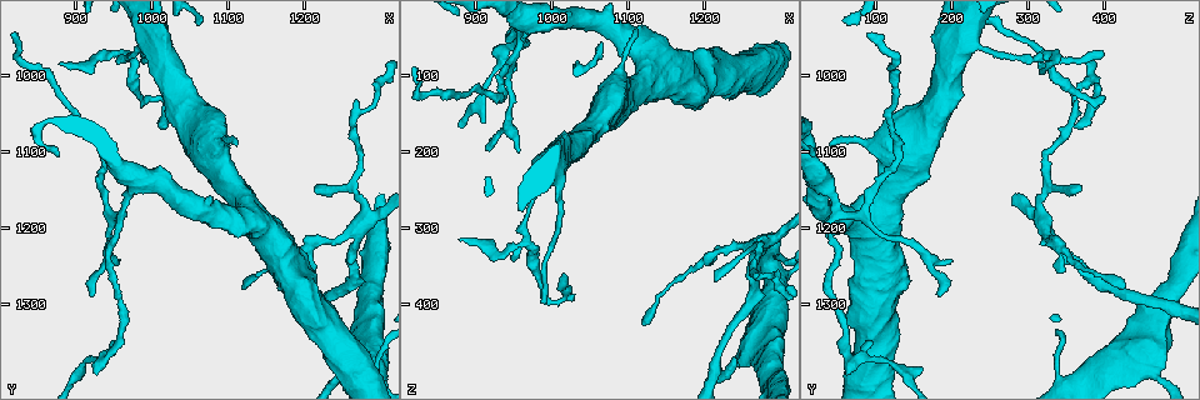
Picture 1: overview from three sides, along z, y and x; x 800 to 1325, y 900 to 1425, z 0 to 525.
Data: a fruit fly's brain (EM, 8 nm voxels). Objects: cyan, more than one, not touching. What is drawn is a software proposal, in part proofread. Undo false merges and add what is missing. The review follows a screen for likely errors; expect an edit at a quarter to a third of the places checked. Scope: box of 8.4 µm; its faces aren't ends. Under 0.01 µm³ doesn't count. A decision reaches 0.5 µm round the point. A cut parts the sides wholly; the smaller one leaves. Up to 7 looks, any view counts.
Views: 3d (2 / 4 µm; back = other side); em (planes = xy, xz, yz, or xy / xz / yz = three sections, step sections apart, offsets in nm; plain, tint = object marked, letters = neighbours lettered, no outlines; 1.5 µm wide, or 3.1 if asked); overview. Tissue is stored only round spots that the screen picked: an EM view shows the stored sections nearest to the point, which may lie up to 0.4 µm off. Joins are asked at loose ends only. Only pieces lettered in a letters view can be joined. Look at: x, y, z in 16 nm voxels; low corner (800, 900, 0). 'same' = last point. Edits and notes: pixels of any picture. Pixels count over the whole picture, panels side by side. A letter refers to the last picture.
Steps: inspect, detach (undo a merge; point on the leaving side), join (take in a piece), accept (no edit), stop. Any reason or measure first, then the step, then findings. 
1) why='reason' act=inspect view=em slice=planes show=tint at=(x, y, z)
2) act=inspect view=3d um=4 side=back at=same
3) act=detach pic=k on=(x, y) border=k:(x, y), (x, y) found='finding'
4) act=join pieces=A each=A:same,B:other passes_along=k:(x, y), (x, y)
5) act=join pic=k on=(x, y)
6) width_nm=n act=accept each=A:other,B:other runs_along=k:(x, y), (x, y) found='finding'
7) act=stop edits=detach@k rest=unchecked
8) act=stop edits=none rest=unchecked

why='thick end' act=inspect view=3d um=4 at=(1090, 1050, 135)

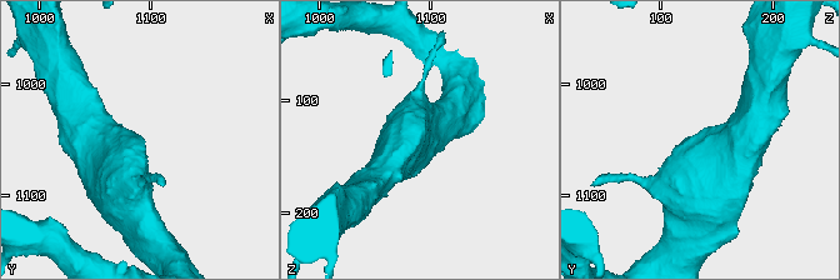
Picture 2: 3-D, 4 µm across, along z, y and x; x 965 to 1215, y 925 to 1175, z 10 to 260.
why='need the tissue' act=inspect view=em slice=planes show=letters at=(1092, 1048, 134)

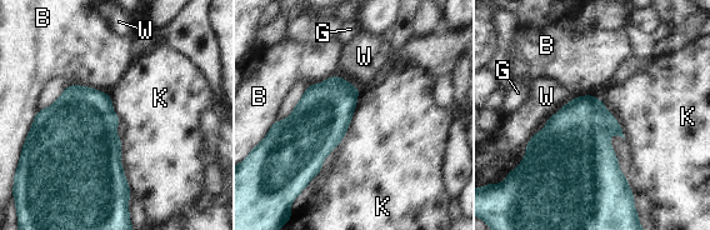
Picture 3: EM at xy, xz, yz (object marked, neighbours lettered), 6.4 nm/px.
act=accept each=B:other,G:other,K:other,W:other found='no lettered piece goes on from it'

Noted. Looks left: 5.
why='an open end' act=inspect view=em slice=xz step=8 show=tint at=(1110, 1095, 35)

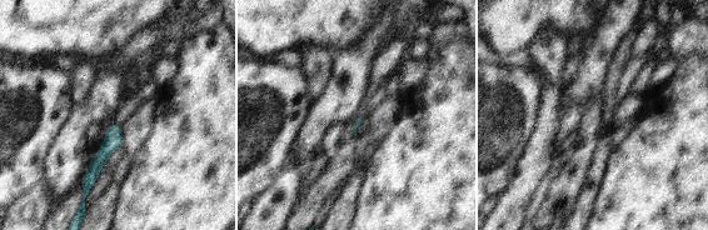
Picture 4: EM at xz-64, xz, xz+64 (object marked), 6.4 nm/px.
why='cut it another way' act=inspect view=em slice=planes show=letters at=same

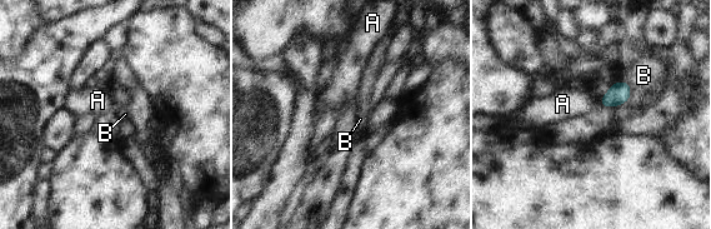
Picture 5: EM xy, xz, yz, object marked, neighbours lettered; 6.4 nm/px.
longest_contact=B:170nm act=accept each=A:other,B:other border=5:(625, 80), (630, 96), (621, 105) found='no lettered piece goes on from it'

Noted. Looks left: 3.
why='three arms meet' act=inspect view=3d um=2 at=(965, 980, 315)

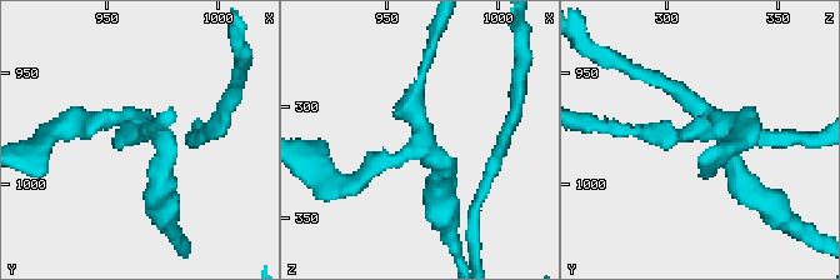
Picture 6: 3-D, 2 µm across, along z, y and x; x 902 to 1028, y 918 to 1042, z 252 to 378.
act=inspect view=em slice=yz step=4 show=plain at=(963, 977, 314)

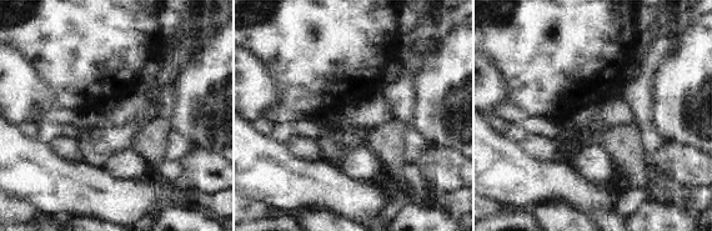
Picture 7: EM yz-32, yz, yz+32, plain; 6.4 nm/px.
why='see the neighbours' act=inspect view=em slice=yz step=4 show=letters at=same

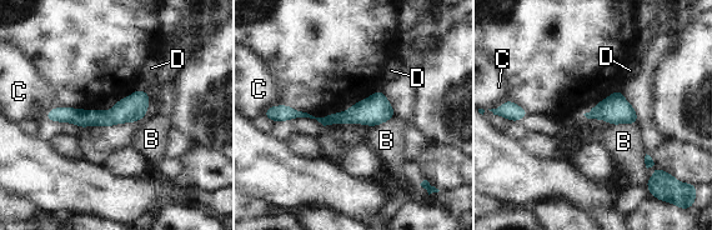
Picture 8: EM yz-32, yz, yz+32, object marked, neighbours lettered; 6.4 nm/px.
act=accept each=B:other,C:other,D:other runs_along=8:(290, 111), (317, 119), (390, 114) found='continuous, no second neuron'

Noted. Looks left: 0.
act=stop edits=none rest=unchecked

